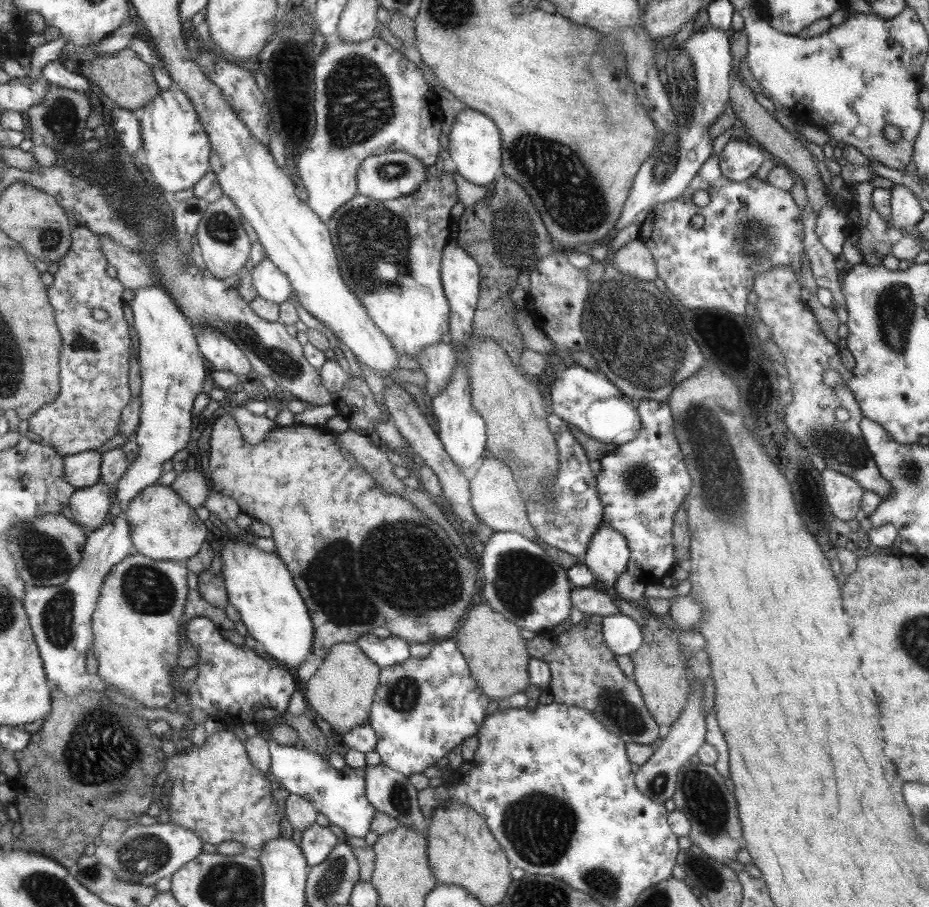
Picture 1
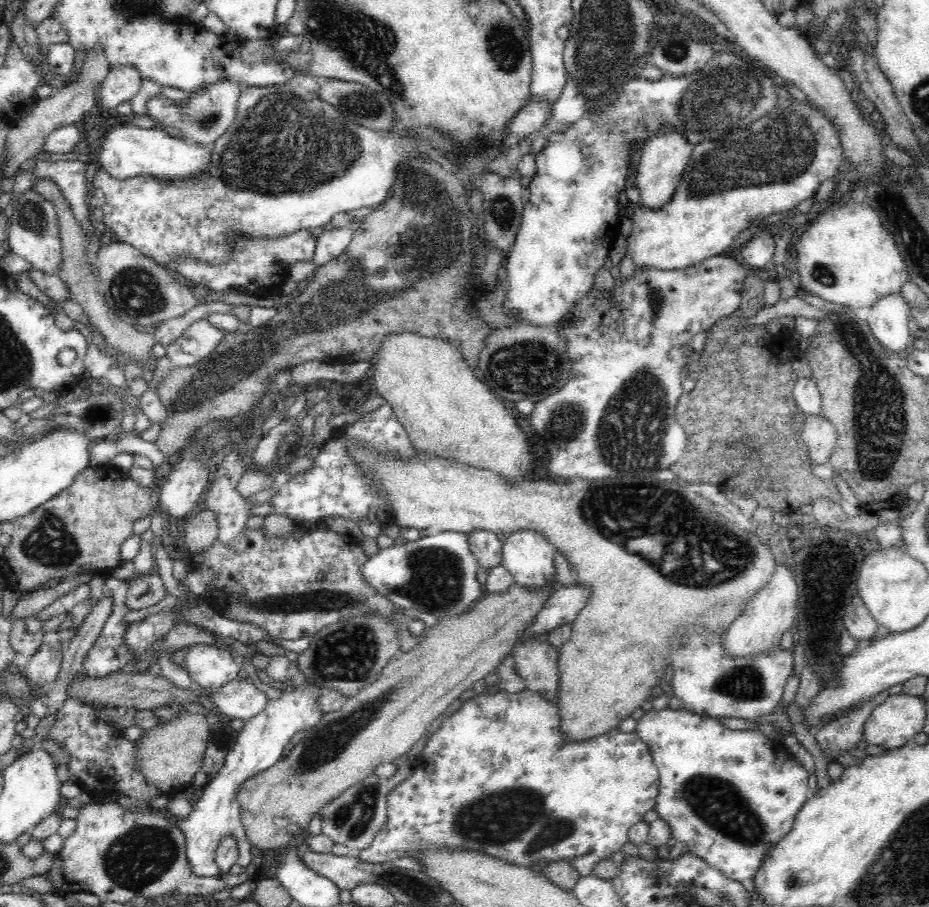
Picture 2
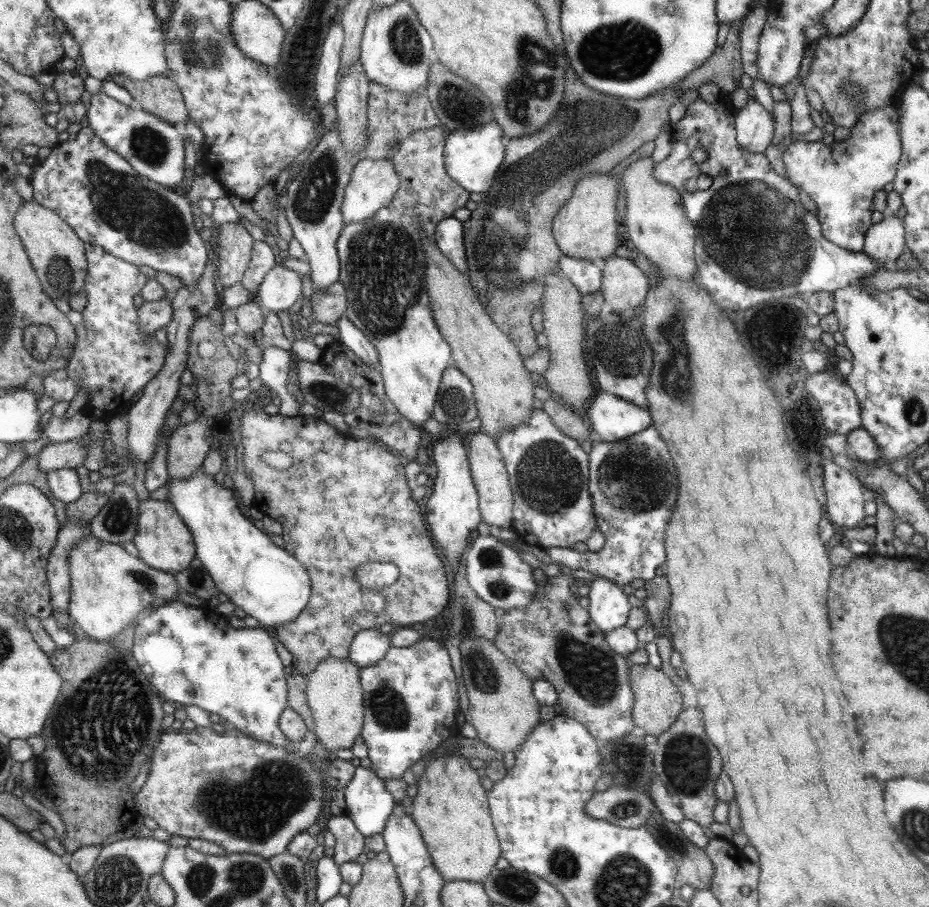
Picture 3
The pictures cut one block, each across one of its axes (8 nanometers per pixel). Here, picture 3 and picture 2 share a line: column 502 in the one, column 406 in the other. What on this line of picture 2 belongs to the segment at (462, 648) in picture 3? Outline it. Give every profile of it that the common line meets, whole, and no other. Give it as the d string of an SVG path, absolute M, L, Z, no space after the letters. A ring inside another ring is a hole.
M516 581L511 586L508 592L492 593L488 598L479 600L462 616L440 619L412 652L399 652L372 684L364 686L356 696L349 697L338 710L322 716L319 724L307 731L289 754L282 756L282 760L245 780L237 799L241 808L241 823L252 845L264 852L289 847L297 836L307 832L310 820L326 803L367 776L374 775L380 764L392 763L395 758L406 754L422 735L431 732L464 690L470 689L474 682L484 679L487 674L495 673L550 596L548 586L529 589ZM275 818L286 818L288 822L286 826L279 827L274 823Z

